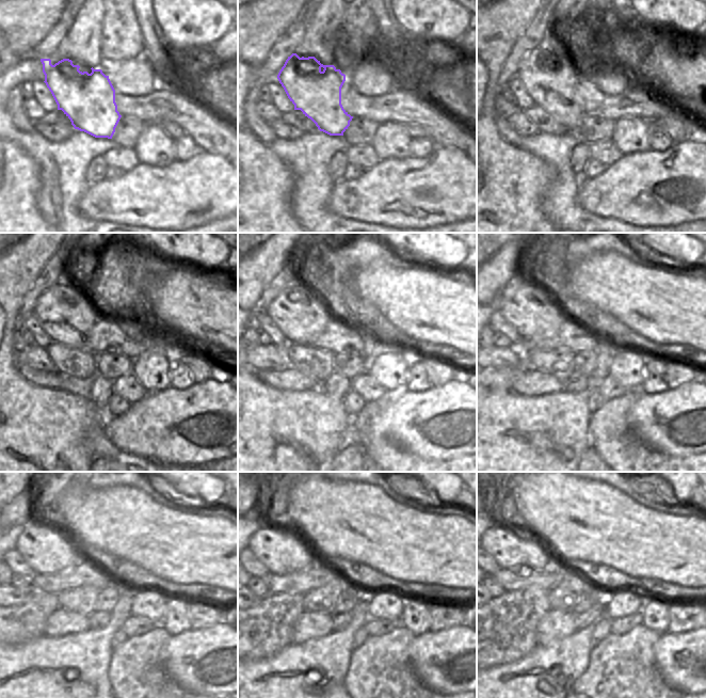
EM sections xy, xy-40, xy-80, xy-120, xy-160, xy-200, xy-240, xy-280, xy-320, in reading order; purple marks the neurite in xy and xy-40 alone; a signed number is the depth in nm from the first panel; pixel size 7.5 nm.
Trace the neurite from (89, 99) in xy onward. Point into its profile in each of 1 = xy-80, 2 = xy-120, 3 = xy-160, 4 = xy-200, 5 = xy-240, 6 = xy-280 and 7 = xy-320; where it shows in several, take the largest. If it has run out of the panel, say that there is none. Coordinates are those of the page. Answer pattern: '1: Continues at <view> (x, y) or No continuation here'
1: Continues at xy-80 (550, 82)
2: Continues at xy-120 (67, 317)
3: Continues at xy-160 (300, 312)
4: Continues at xy-200 (533, 311)
5: Continues at xy-240 (49, 549)
6: Continues at xy-280 (283, 550)
7: Continues at xy-320 (512, 548)

